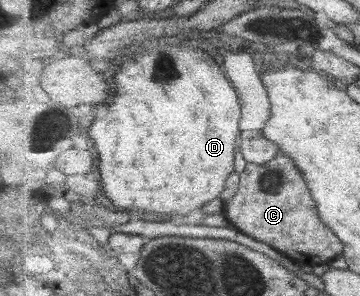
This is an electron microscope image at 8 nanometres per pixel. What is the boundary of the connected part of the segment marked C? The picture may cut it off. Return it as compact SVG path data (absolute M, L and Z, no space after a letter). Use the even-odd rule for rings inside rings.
M280 152L277 158L264 165L248 163L240 175L239 190L231 200L226 201L224 216L243 234L259 240L259 242L266 242L301 265L329 264L334 258L343 254L343 242L321 222L317 204L315 204L309 188L305 188L305 180L301 176L301 171L287 154Z

